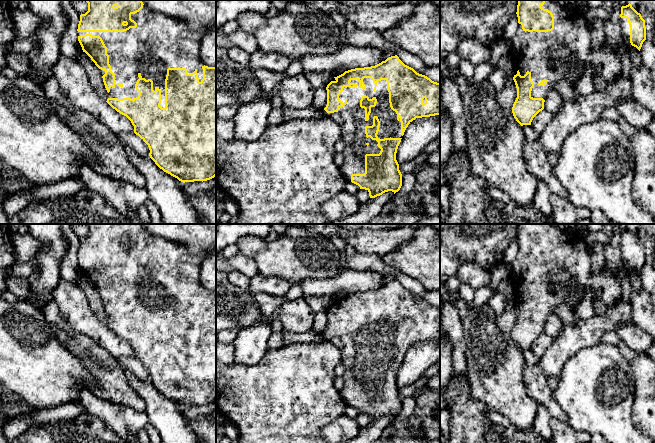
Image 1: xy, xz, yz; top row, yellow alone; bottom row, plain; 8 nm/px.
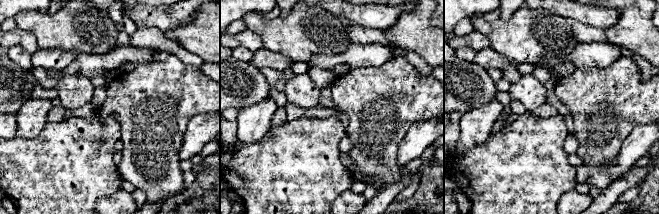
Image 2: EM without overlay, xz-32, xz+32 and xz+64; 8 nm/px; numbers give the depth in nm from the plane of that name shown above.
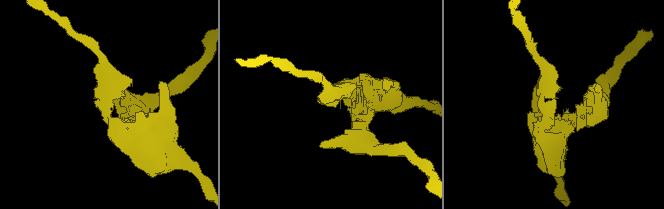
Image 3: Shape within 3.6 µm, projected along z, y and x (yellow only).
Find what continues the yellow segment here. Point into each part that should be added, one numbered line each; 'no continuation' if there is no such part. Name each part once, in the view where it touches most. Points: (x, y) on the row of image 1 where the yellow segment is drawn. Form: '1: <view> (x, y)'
1: xz (353, 134)

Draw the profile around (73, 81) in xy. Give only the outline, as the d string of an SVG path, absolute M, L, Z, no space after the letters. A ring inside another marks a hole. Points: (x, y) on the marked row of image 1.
M61 55L51 70L62 95L75 107L89 112L115 134L134 133L131 121L113 109L95 92L87 73L77 59Z

